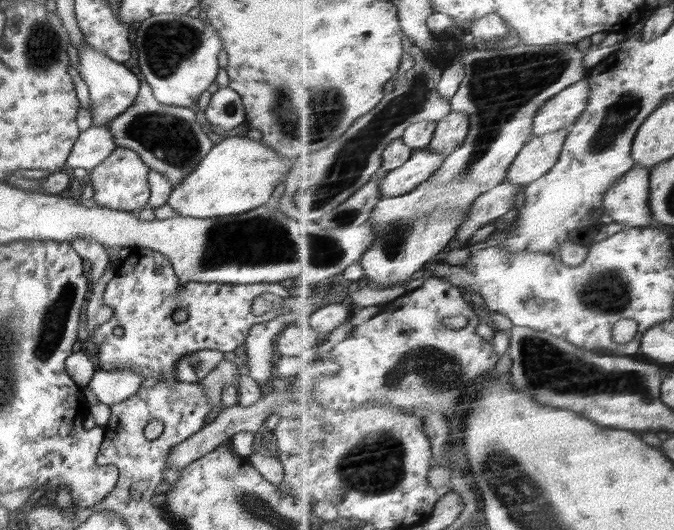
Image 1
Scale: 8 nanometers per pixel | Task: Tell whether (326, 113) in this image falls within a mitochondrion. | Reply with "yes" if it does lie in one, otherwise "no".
yes

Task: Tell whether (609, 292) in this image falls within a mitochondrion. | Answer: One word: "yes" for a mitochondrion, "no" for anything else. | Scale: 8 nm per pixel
yes

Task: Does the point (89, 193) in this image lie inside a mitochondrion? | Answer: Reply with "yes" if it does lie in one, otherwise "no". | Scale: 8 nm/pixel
no

